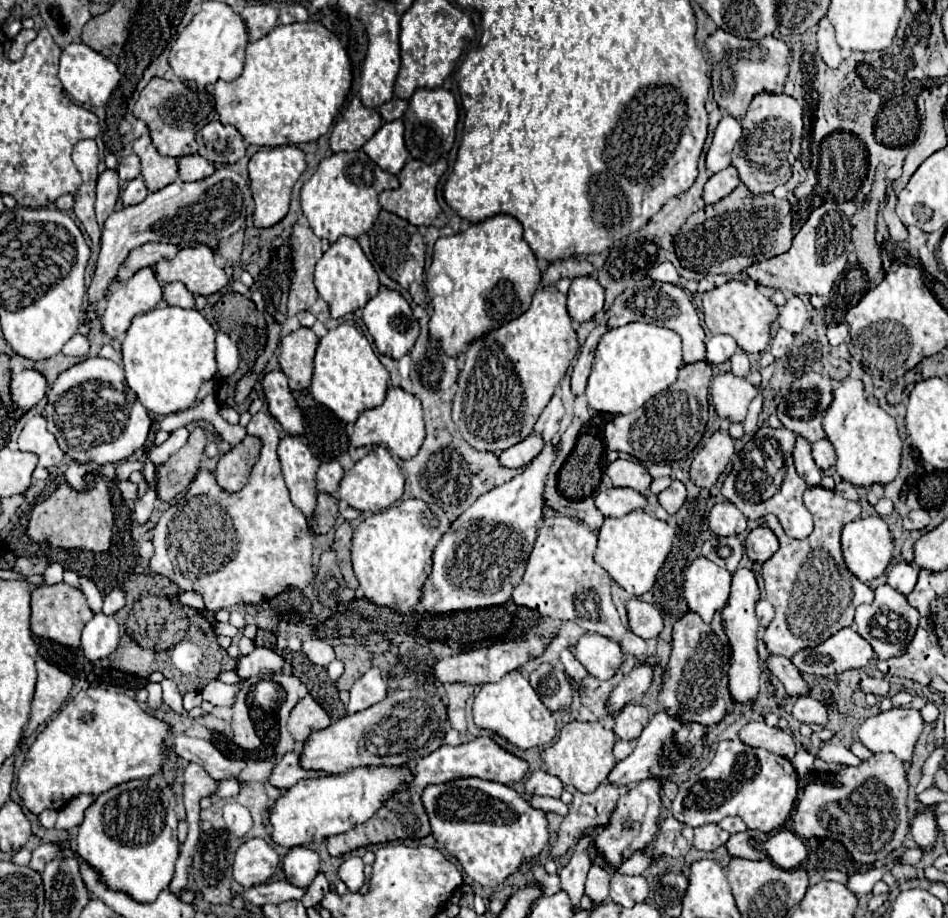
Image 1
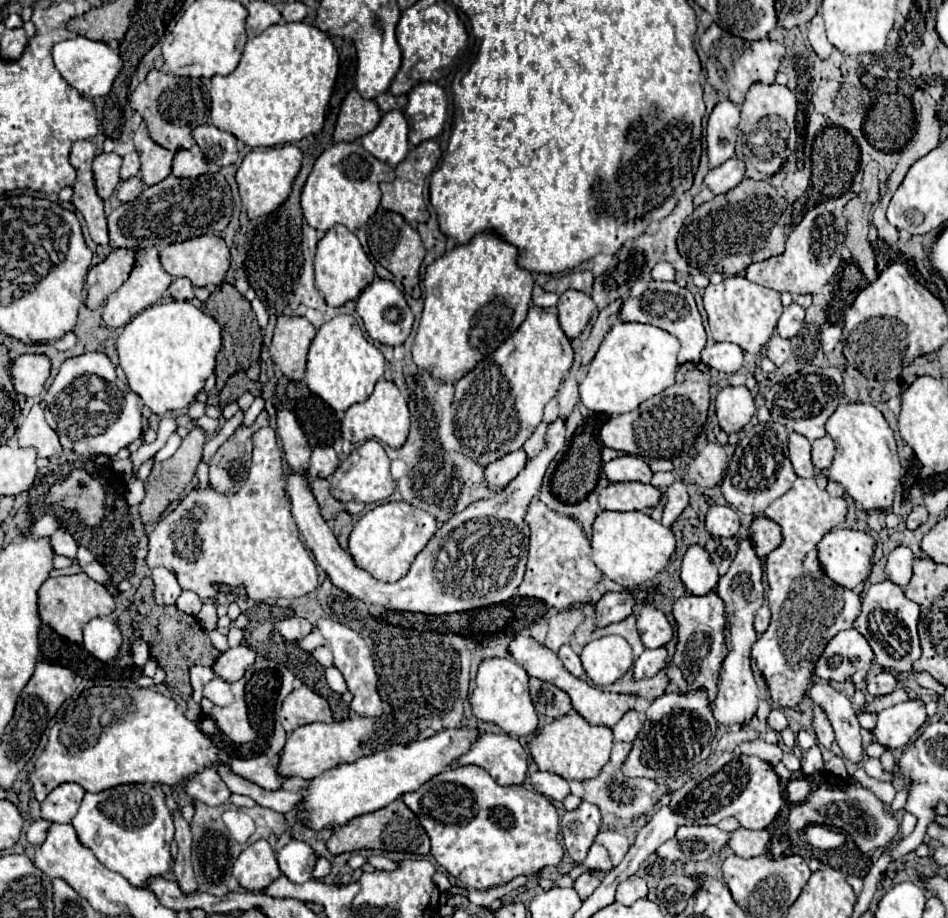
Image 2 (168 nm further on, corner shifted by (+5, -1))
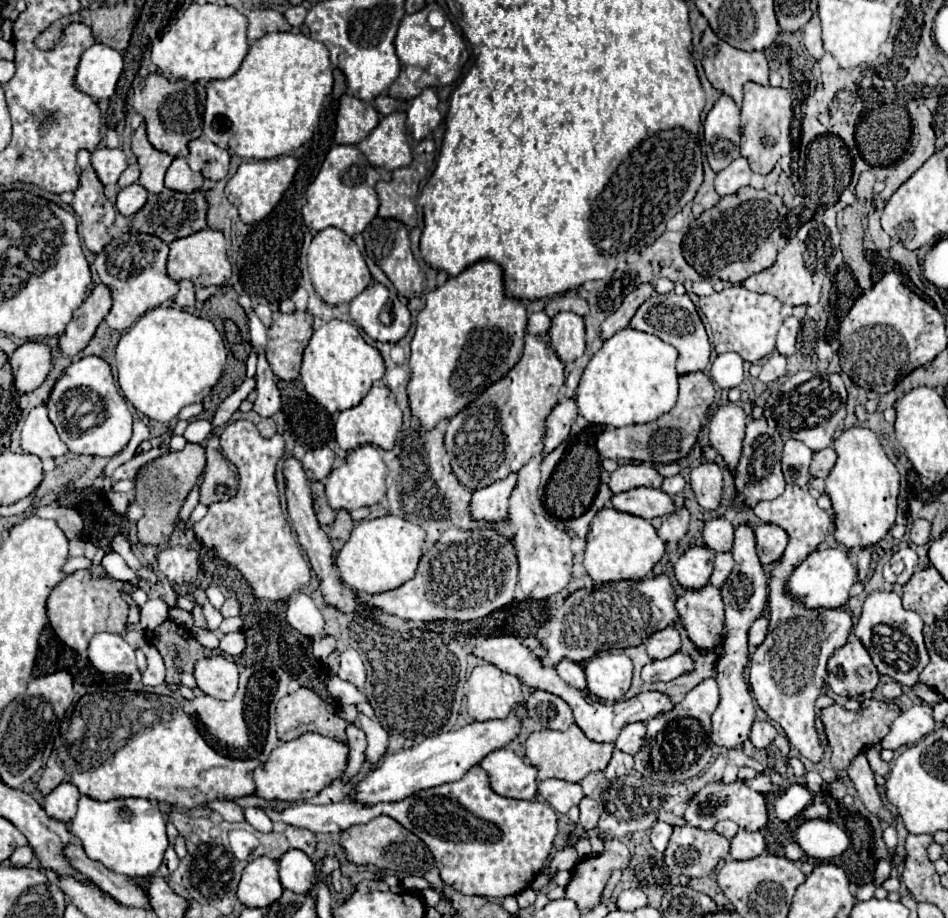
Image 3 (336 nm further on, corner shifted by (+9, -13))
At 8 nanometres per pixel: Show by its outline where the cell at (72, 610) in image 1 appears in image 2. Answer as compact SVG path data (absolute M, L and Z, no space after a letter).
M80 572L74 576L48 578L40 588L38 608L40 608L40 618L44 624L48 624L52 630L56 630L60 636L68 638L70 642L80 644L84 624L88 624L88 620L92 618L112 614L116 608L116 602L114 602L114 596L102 584L94 582L90 576Z

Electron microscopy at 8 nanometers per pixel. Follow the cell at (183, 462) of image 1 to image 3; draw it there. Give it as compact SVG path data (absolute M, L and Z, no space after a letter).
M186 444L180 452L168 452L158 456L156 460L148 462L136 476L136 500L144 508L144 516L138 520L138 540L142 544L158 546L166 542L172 534L174 522L178 520L178 512L196 484L198 476L202 474L206 464L204 448L200 444Z

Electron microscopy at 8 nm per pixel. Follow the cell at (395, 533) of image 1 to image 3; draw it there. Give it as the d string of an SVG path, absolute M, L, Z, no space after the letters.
M392 514L374 520L364 520L352 530L350 540L338 552L336 568L340 570L342 580L354 590L366 594L394 590L414 576L418 560L422 556L424 538L426 532L420 526Z

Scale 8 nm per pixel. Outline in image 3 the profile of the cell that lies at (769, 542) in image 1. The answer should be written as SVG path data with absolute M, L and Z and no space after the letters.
M760 524L754 528L754 536L756 536L756 548L762 566L780 560L788 544L788 536L782 528L776 528L772 524Z

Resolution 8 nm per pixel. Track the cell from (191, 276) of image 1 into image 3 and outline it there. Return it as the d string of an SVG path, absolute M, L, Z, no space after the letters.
M206 228L204 232L198 232L196 236L174 240L170 244L166 270L174 282L190 280L194 286L224 286L230 280L230 262L226 256L226 240L222 232Z

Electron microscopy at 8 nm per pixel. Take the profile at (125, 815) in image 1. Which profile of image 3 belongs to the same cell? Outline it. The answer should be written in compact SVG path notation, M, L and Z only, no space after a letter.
M80 796L78 812L68 830L82 842L86 854L92 860L104 864L116 874L130 878L154 876L168 848L164 818L158 806L144 798L118 798L110 802L98 802L88 796Z

